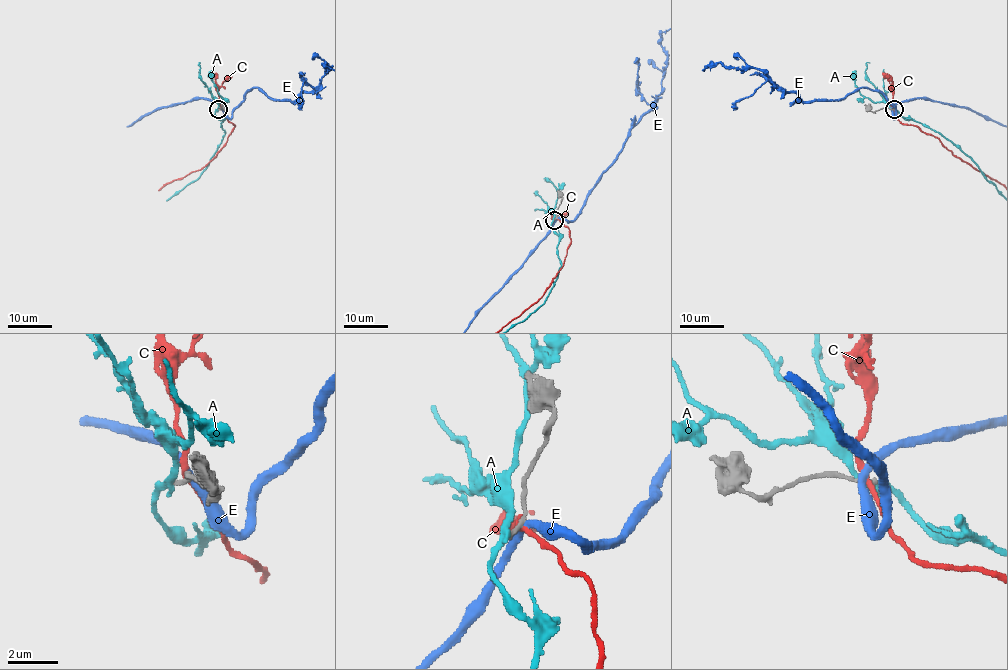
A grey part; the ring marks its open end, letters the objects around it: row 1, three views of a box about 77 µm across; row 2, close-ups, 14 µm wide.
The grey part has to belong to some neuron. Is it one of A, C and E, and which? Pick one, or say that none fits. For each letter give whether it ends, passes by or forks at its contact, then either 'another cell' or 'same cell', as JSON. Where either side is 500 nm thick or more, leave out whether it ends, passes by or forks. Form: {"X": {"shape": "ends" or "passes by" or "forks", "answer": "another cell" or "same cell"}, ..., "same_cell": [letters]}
{"A": {"shape": "passes by", "answer": "another cell"}, "C": {"shape": "passes by", "answer": "another cell"}, "E": {"shape": "passes by", "answer": "another cell"}, "same_cell": []}

